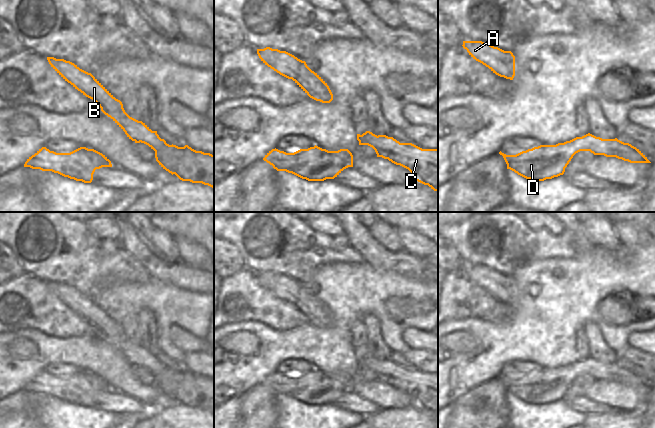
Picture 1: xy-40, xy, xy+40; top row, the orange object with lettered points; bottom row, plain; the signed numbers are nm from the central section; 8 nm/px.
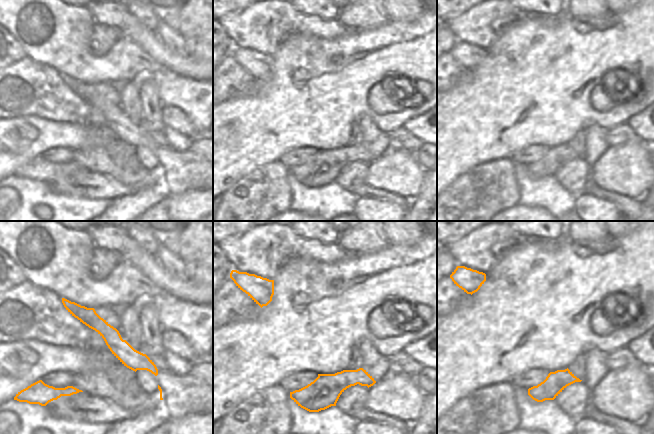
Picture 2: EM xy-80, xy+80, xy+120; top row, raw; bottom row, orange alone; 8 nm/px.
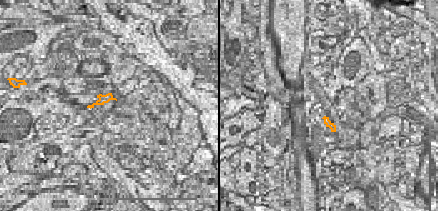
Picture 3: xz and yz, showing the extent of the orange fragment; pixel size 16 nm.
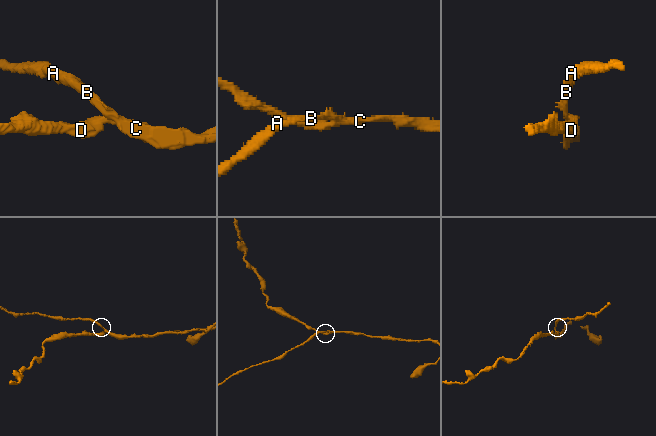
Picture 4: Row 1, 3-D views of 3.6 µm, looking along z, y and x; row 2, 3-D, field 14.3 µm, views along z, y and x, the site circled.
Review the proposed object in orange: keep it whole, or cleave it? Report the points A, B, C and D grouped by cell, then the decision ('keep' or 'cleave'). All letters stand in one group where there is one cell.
A B / C D | cleave

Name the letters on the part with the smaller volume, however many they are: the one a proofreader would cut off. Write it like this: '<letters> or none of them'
A, B

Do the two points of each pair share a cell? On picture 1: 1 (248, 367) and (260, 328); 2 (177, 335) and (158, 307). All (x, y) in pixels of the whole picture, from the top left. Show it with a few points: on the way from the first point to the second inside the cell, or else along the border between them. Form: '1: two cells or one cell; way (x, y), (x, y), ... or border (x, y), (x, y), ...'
1: one cell; way (259, 363), (271, 351), (269, 339)
2: two cells; border (170, 325), (169, 338), (180, 348)

